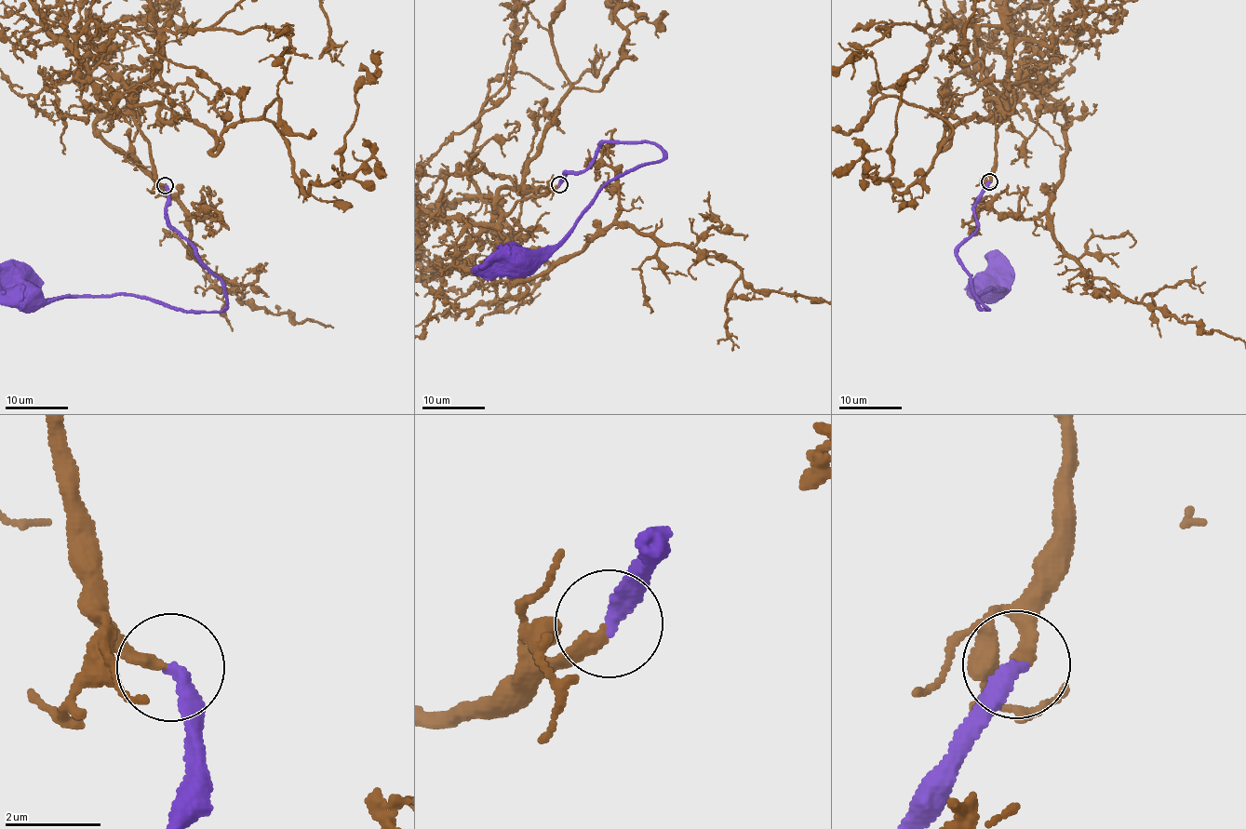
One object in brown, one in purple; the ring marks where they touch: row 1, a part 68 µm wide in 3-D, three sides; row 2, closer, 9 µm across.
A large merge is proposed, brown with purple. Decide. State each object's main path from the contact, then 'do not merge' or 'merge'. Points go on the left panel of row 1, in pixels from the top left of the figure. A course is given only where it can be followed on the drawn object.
purple runs (165, 186), (166, 220), (222, 285), (220, 311), (122, 294), (41, 300), (26, 288), (1, 289); merge

